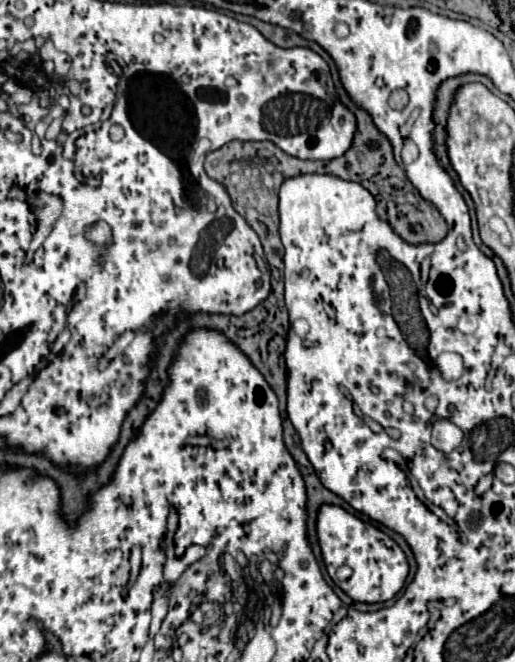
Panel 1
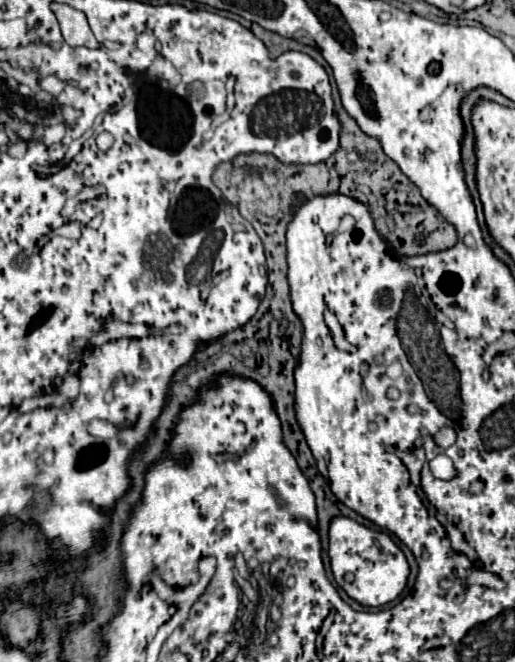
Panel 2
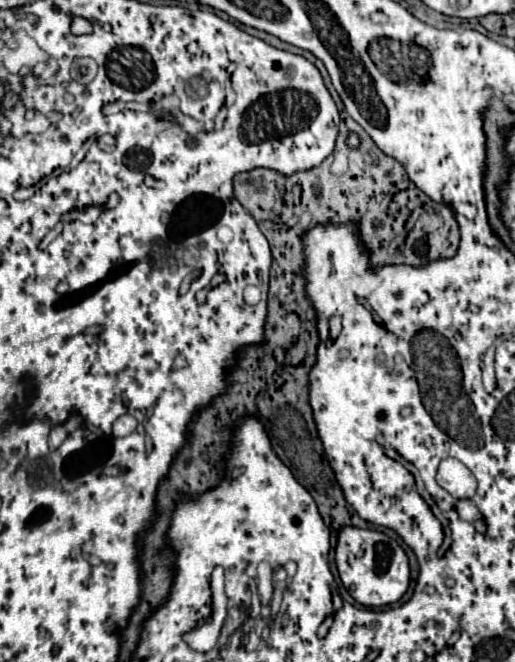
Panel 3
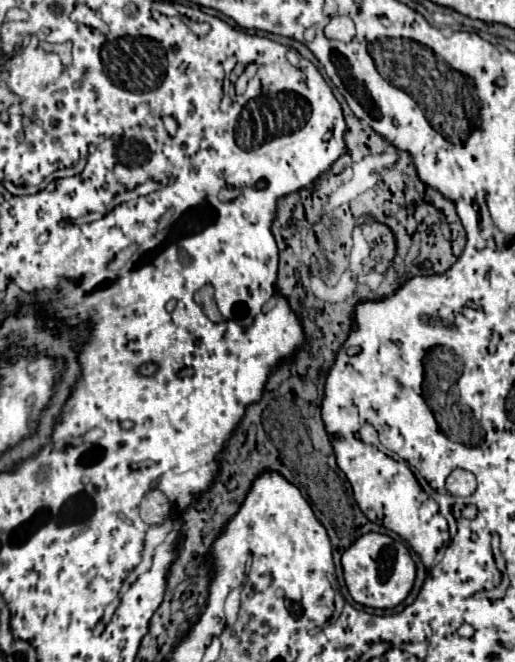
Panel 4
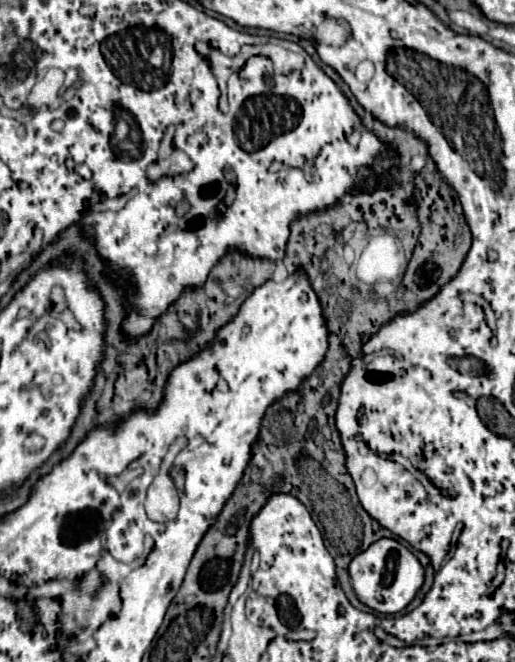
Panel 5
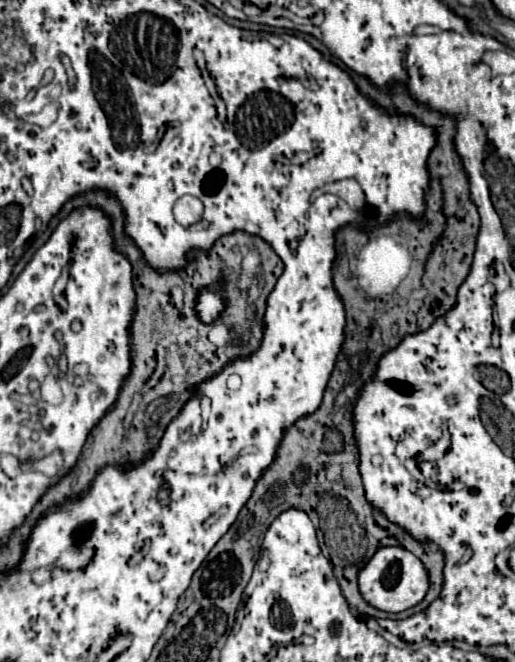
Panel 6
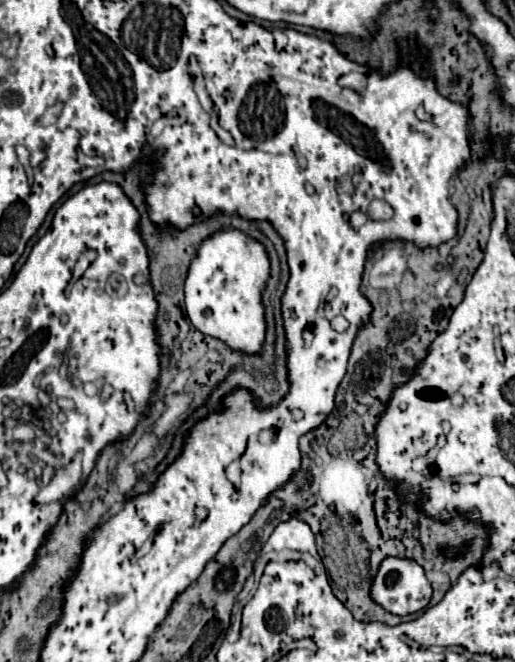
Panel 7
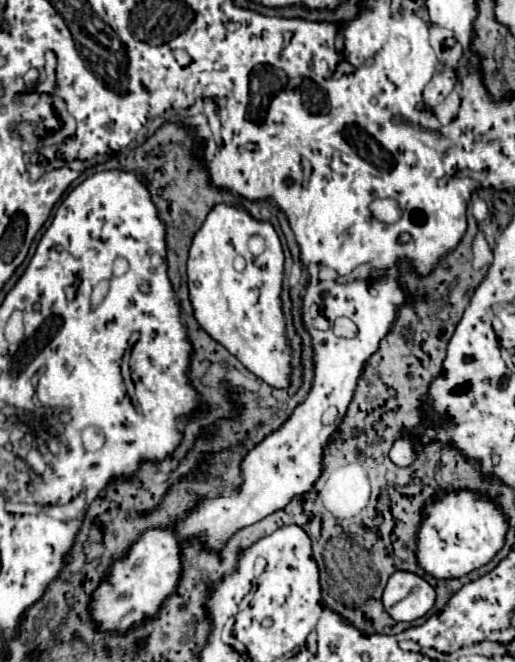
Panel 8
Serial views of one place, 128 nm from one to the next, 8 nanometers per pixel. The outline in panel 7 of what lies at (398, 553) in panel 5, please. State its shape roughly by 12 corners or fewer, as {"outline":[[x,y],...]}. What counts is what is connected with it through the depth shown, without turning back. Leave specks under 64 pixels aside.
{"outline":[[408,558],[382,560],[370,596],[406,616],[428,606],[432,586]]}

